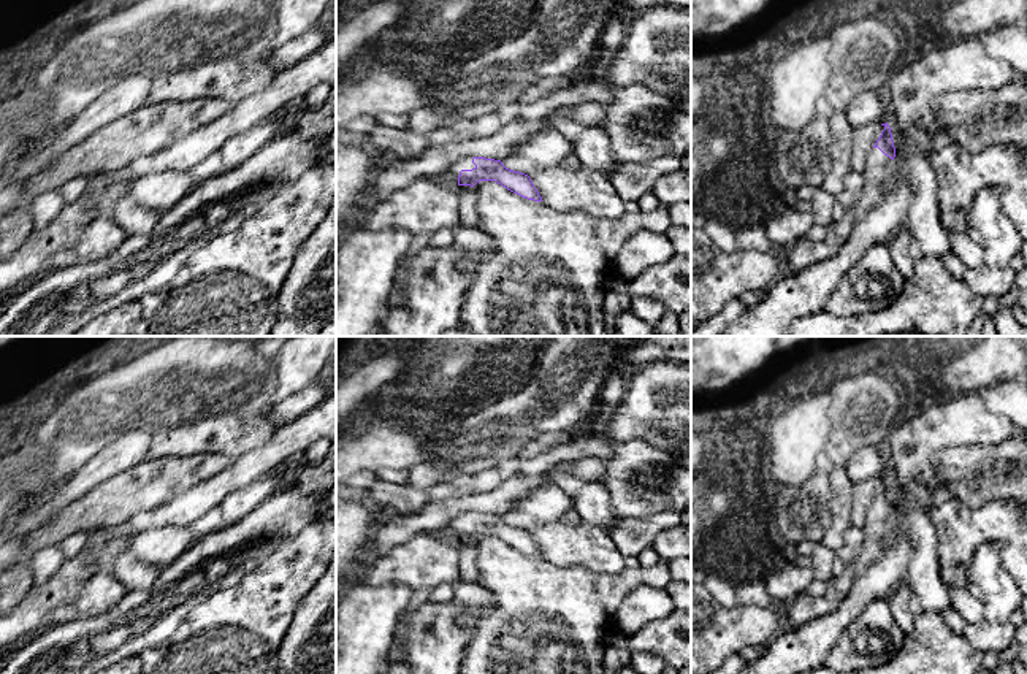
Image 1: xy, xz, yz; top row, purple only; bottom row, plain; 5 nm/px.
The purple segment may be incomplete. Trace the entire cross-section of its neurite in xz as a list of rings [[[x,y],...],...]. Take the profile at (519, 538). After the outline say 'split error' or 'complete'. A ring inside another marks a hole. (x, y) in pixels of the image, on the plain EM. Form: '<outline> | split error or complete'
[[[461,514],[450,523],[449,536],[455,538],[456,541],[471,542],[480,536],[494,536],[523,553],[542,557],[542,552],[528,530],[509,525],[501,515],[494,514]]] | split error

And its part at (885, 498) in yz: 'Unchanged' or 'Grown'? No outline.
Grown

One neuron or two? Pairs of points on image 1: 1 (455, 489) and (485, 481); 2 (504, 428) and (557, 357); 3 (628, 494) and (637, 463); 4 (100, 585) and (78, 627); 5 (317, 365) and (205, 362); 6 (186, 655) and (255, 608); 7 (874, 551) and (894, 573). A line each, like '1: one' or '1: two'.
1: one
2: one
3: one
4: two
5: two
6: one
7: two

